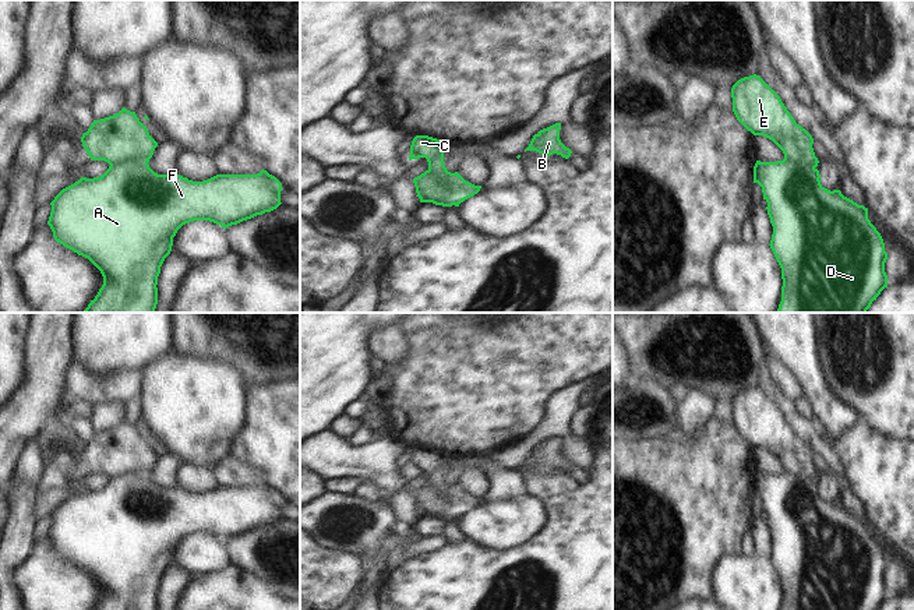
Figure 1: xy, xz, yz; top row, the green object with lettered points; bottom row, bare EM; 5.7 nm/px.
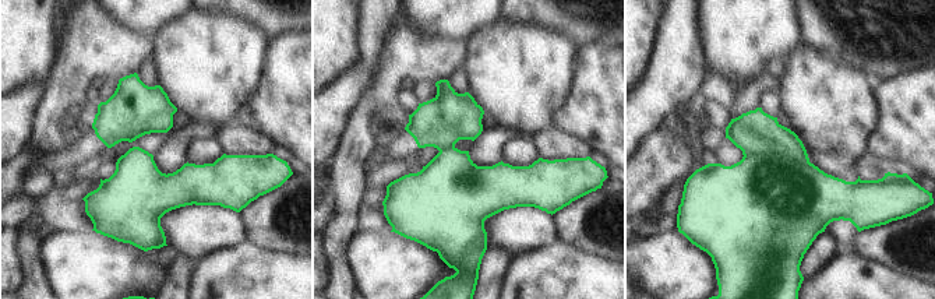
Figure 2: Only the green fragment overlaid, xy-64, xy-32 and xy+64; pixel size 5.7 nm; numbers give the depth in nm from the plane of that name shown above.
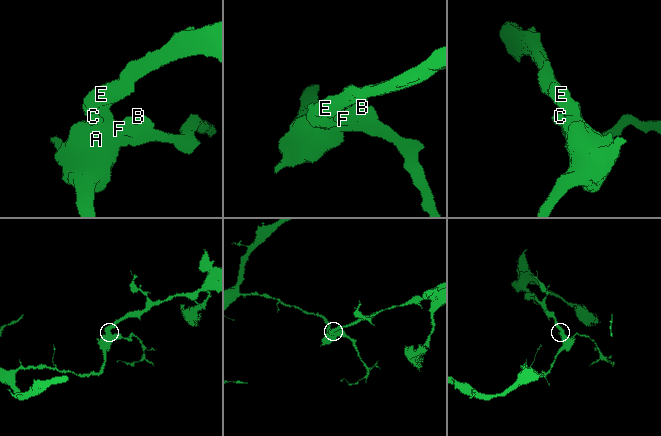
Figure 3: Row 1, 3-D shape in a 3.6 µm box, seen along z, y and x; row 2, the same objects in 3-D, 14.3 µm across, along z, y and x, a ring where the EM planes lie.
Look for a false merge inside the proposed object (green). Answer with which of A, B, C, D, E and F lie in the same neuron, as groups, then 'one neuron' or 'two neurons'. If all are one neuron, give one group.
groups A B C D F / E; two neurons

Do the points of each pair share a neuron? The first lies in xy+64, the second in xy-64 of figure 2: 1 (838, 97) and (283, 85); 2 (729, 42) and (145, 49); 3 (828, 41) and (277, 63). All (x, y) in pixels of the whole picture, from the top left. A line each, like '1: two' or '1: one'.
1: two
2: two
3: two

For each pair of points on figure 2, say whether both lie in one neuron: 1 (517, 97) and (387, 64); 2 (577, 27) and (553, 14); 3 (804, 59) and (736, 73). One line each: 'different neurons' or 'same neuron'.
1: different neurons
2: same neuron
3: different neurons

